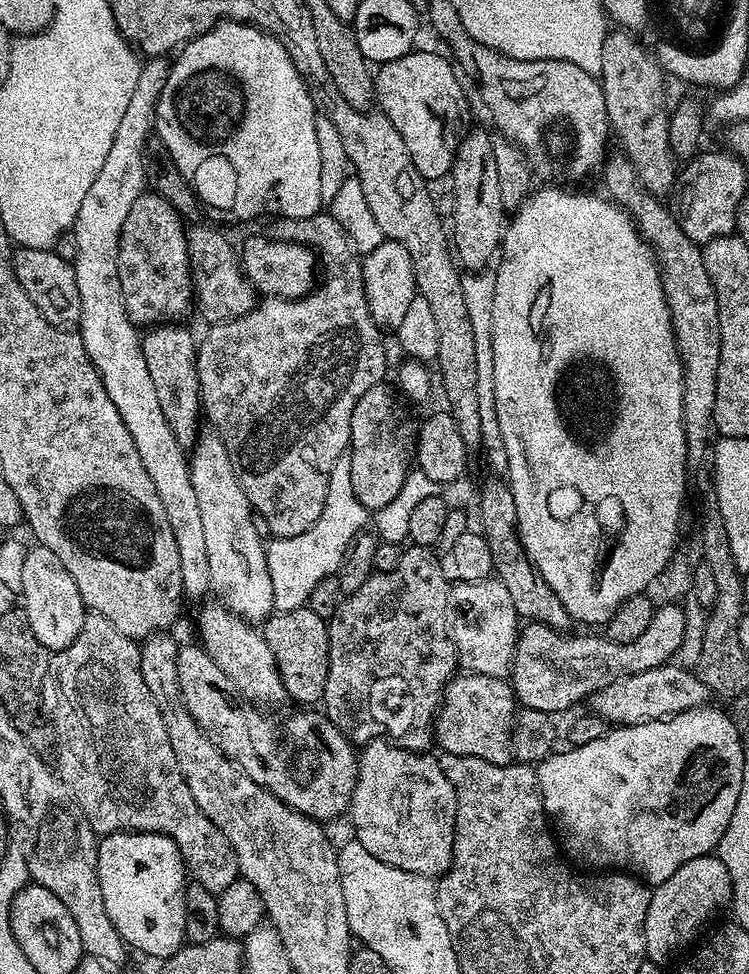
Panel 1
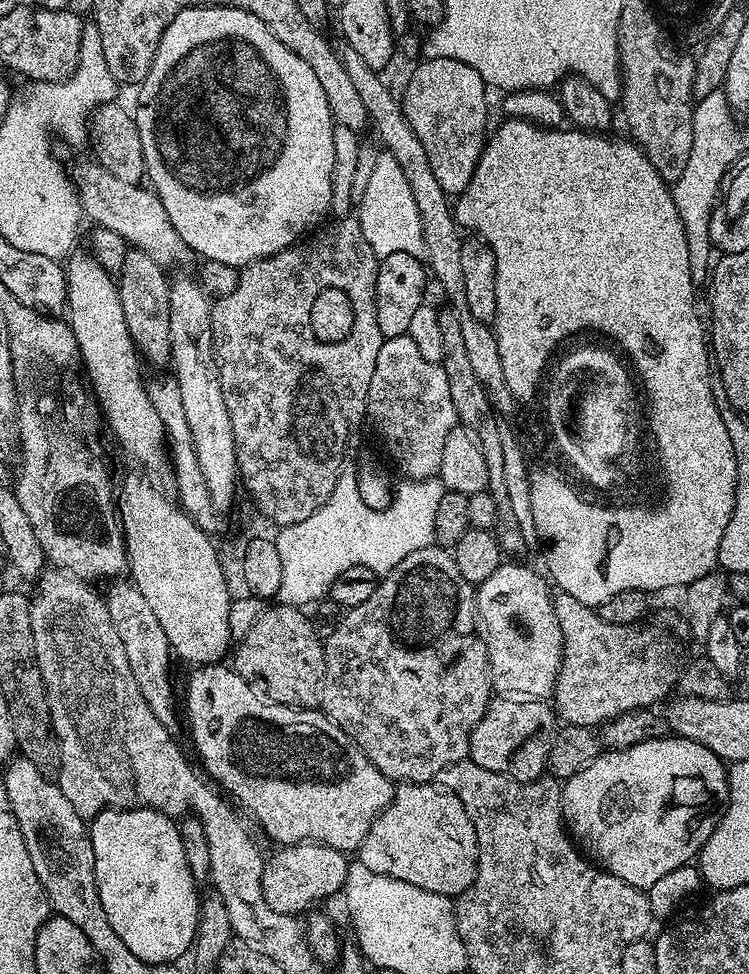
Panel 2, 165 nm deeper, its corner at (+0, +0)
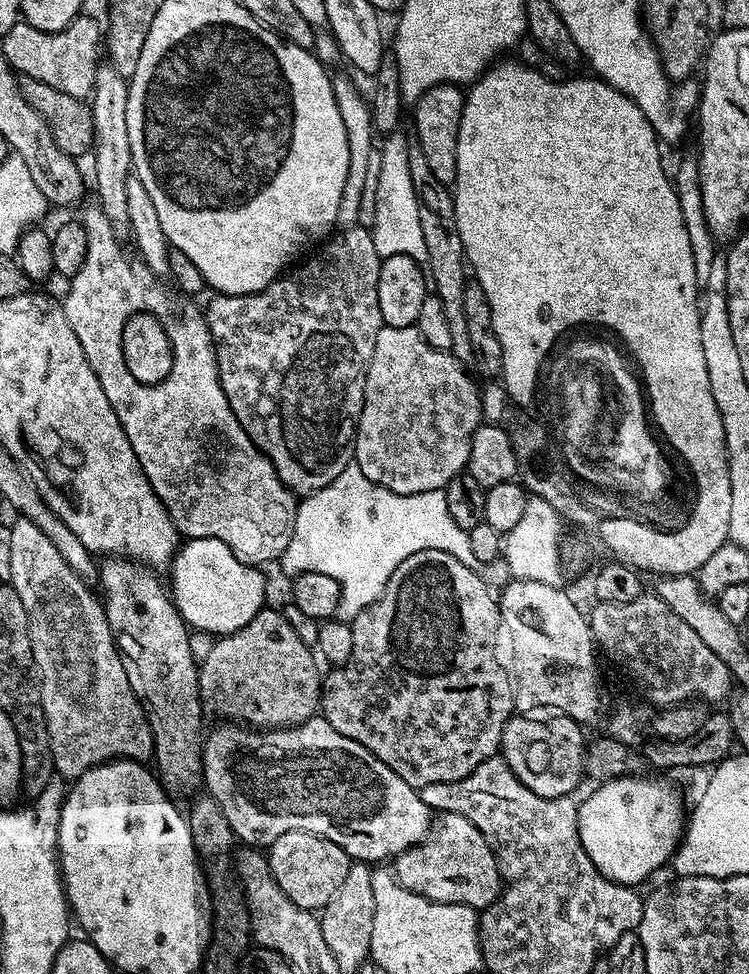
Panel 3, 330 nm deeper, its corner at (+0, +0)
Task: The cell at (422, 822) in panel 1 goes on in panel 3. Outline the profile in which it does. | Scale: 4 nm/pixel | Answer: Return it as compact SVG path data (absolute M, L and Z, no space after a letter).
M457 812L443 813L422 843L395 857L395 883L439 904L461 904L477 910L489 908L502 891L500 867L486 838Z

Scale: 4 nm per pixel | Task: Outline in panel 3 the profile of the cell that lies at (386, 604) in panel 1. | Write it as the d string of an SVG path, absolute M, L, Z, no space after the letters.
M422 550L418 554L410 554L394 574L390 574L390 582L386 590L373 604L366 610L362 610L351 621L353 634L353 653L349 660L340 667L333 667L329 676L328 673L323 677L320 690L320 707L324 720L338 730L338 734L346 734L346 738L354 738L370 754L374 754L402 782L406 782L414 789L422 786L430 786L434 782L458 782L462 778L469 776L474 769L482 766L486 758L497 755L500 750L500 739L502 730L506 722L514 715L514 693L512 691L512 680L504 671L498 655L498 637L500 635L500 605L493 589L486 583L483 575L479 576L476 568L468 568L451 552L442 550Z

